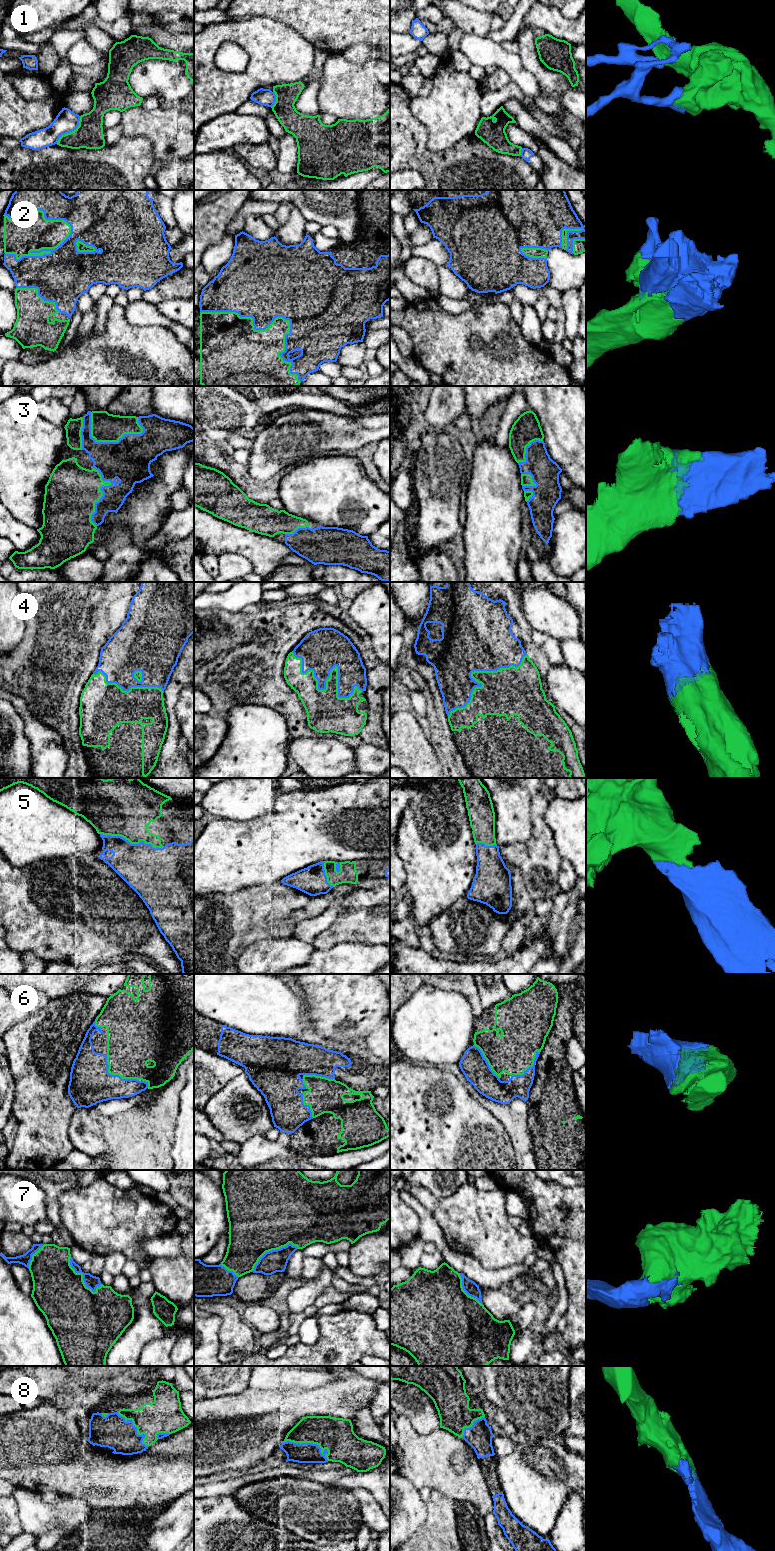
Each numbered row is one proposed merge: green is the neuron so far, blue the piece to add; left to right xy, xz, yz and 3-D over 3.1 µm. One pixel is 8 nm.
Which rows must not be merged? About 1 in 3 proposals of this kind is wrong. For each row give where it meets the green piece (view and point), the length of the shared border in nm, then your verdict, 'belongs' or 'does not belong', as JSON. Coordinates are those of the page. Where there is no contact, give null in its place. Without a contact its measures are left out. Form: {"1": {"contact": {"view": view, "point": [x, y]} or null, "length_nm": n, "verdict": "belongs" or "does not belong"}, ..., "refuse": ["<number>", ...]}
{"1": {"contact": {"view": "xy", "point": [70, 132]}, "length_nm": 300, "verdict": "does not belong"}, "2": {"contact": {"view": "xy", "point": [40, 210]}, "length_nm": 600, "verdict": "belongs"}, "3": {"contact": {"view": "xy", "point": [105, 441]}, "length_nm": 460, "verdict": "belongs"}, "4": {"contact": {"view": "xz", "point": [329, 677]}, "length_nm": 650, "verdict": "belongs"}, "5": {"contact": {"view": "xy", "point": [132, 843]}, "length_nm": 550, "verdict": "belongs"}, "6": {"contact": {"view": "xy", "point": [115, 1074]}, "length_nm": 340, "verdict": "does not belong"}, "7": {"contact": {"view": "xy", "point": [82, 1274]}, "length_nm": 360, "verdict": "belongs"}, "8": {"contact": {"view": "xz", "point": [308, 1442]}, "length_nm": 400, "verdict": "belongs"}, "refuse": ["1", "6"]}

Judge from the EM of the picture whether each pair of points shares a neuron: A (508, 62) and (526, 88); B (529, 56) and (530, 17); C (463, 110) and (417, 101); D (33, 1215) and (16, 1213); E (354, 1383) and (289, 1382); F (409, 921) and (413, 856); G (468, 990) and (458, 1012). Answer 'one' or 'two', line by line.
A: one
B: two
C: one
D: one
E: two
F: two
G: two

